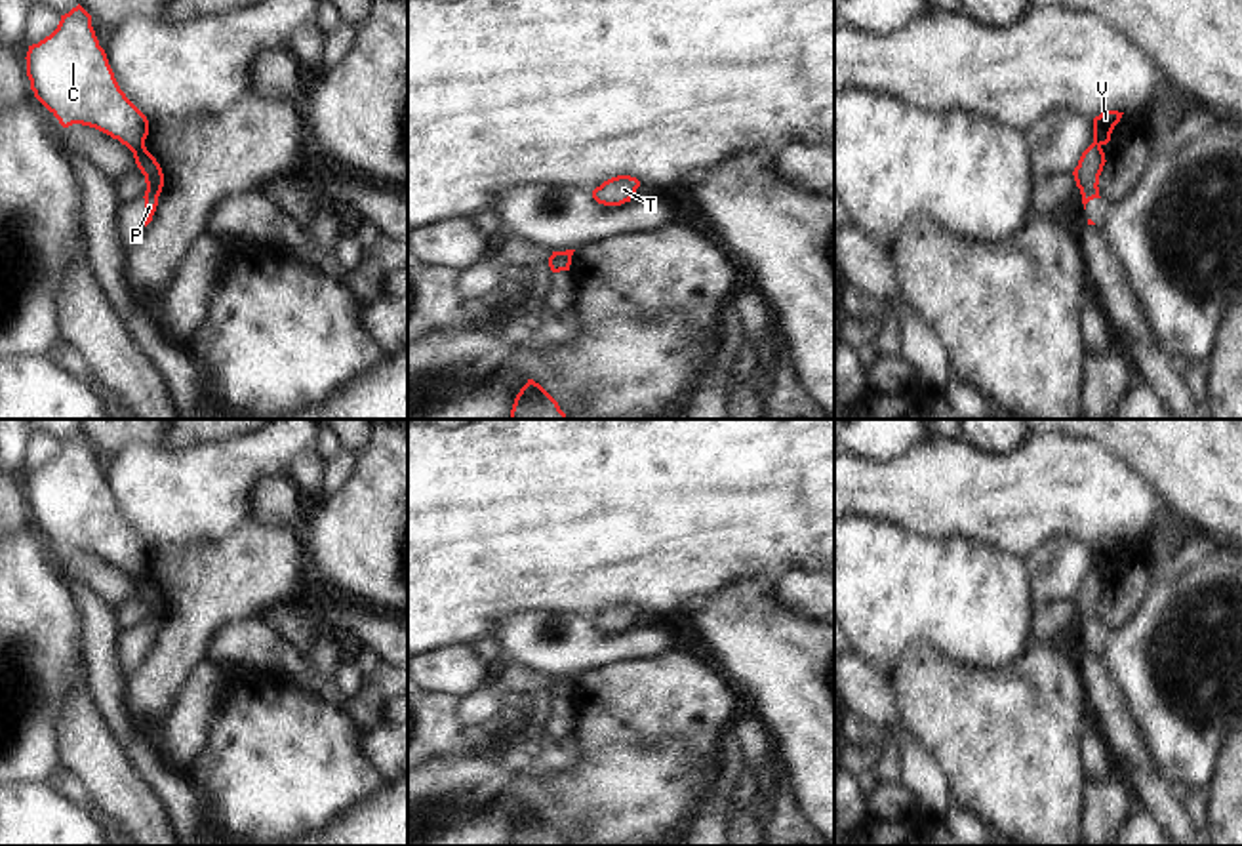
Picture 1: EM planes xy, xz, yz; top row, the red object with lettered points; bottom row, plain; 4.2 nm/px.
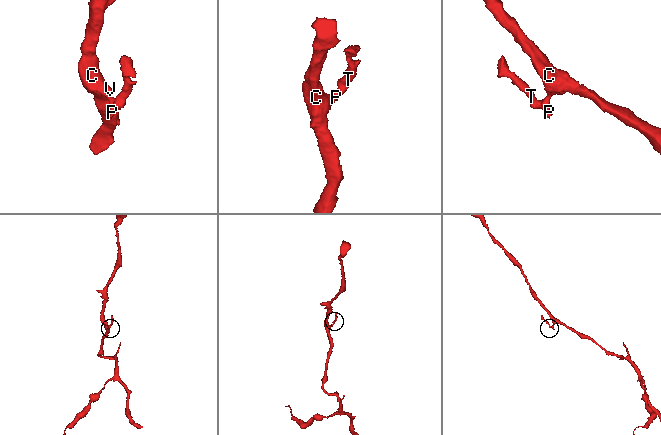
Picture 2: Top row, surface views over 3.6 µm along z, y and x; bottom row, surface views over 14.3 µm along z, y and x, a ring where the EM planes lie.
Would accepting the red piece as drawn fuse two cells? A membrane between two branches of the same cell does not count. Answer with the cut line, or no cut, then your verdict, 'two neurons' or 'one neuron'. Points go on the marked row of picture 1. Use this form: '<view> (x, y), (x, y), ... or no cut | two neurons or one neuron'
xy (143, 143), (134, 153) | two neurons

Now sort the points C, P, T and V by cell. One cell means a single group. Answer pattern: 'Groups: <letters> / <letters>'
Groups: C V / P T

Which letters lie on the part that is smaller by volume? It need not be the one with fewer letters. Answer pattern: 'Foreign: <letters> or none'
Foreign: P, T

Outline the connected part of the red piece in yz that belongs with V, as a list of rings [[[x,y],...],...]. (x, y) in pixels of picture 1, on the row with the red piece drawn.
[[[1105,111],[1093,118],[1093,141],[1099,145],[1107,145],[1111,141],[1111,133],[1114,126],[1120,122],[1124,112]]]

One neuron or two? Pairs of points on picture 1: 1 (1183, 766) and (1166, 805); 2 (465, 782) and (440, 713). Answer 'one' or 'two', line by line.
1: two
2: two

